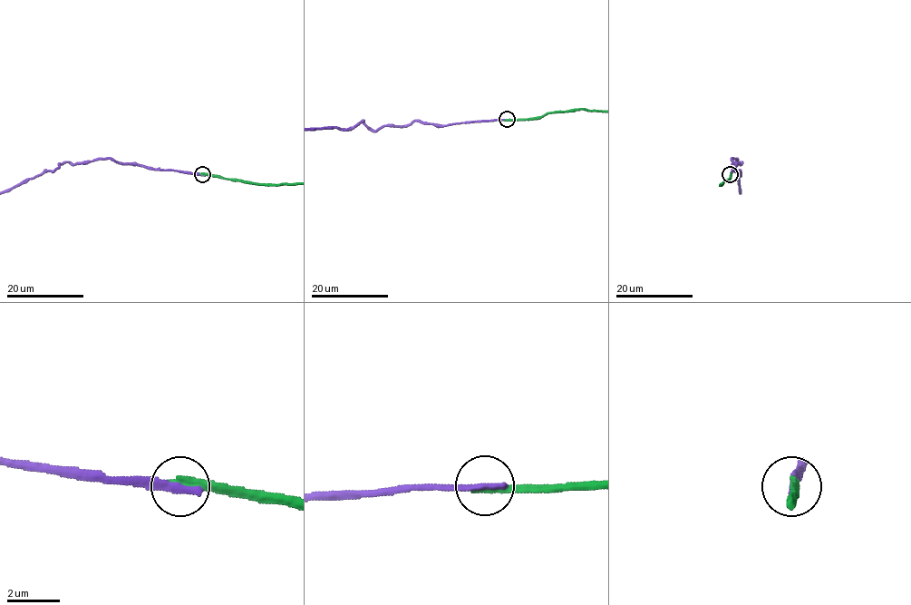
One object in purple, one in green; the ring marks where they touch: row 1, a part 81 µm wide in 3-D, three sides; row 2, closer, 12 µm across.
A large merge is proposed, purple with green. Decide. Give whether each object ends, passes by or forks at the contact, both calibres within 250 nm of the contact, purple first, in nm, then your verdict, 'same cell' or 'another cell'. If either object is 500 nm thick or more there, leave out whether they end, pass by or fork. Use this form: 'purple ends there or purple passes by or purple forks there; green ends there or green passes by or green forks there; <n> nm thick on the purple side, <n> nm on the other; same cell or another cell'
purple ends there; green ends there; 320 nm thick on the purple side, 320 nm on the other; another cell

